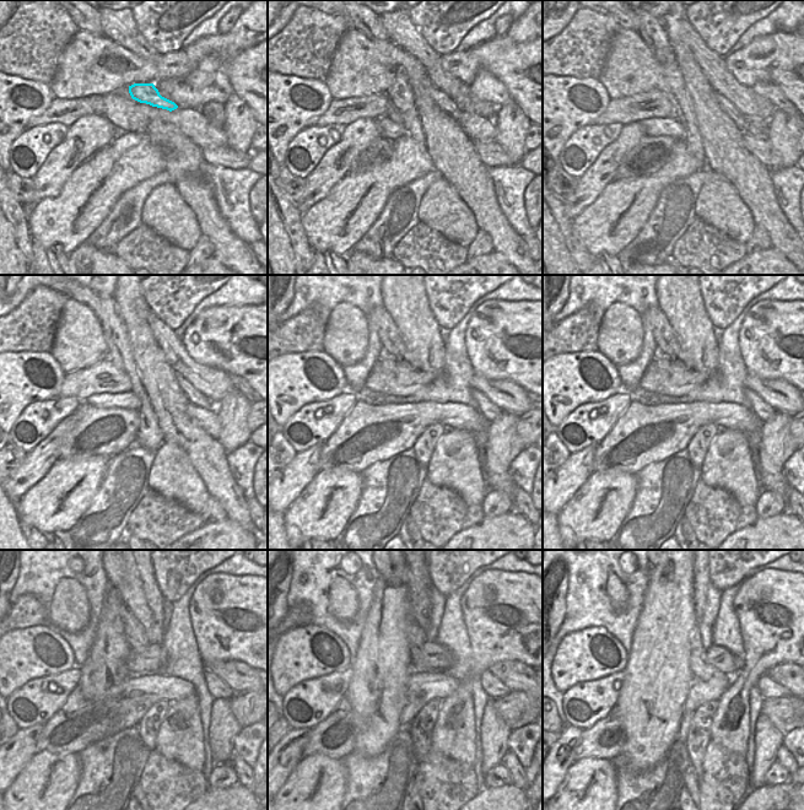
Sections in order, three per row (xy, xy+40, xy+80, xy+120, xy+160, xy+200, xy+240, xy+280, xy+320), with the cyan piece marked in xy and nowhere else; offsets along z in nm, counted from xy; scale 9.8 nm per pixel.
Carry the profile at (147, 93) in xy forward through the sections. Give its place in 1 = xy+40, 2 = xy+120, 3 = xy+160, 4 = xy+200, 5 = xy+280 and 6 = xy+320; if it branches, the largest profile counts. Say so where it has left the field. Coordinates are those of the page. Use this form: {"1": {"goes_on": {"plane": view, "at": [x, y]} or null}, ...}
{"1": {"goes_on": {"plane": "xy+40", "at": [442, 101]}}, "2": {"goes_on": {"plane": "xy+120", "at": [195, 398]}}, "3": {"goes_on": {"plane": "xy+160", "at": [489, 410]}}, "4": {"goes_on": {"plane": "xy+200", "at": [762, 410]}}, "5": {"goes_on": {"plane": "xy+280", "at": [494, 687]}}, "6": {"goes_on": {"plane": "xy+320", "at": [769, 687]}}}

